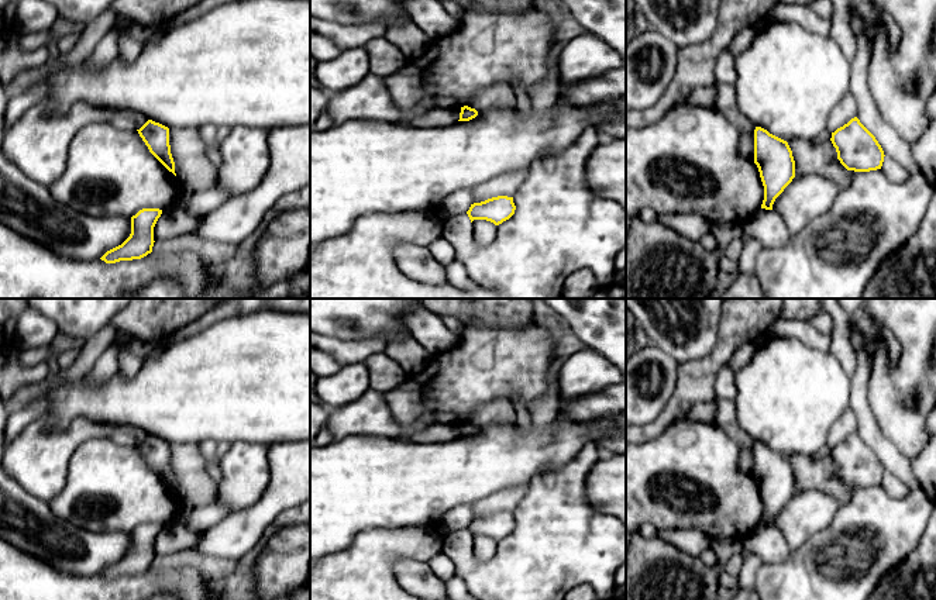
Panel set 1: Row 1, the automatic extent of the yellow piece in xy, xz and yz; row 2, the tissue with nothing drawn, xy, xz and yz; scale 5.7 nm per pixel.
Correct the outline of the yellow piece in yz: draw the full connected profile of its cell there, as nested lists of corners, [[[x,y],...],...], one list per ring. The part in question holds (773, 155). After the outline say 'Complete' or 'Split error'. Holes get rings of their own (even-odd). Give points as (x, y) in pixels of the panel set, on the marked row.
[[[761,127],[754,130],[754,163],[764,186],[761,208],[772,210],[775,199],[795,177],[795,161],[787,141]]]. Complete

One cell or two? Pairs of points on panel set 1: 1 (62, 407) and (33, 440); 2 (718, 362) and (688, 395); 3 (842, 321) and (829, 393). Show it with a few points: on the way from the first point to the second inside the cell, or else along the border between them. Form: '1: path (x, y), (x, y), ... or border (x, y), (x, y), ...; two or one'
1: border (41, 417), (50, 431), (62, 431), (79, 417); two
2: path (709, 371), (694, 386); one
3: border (829, 351), (850, 378); two

